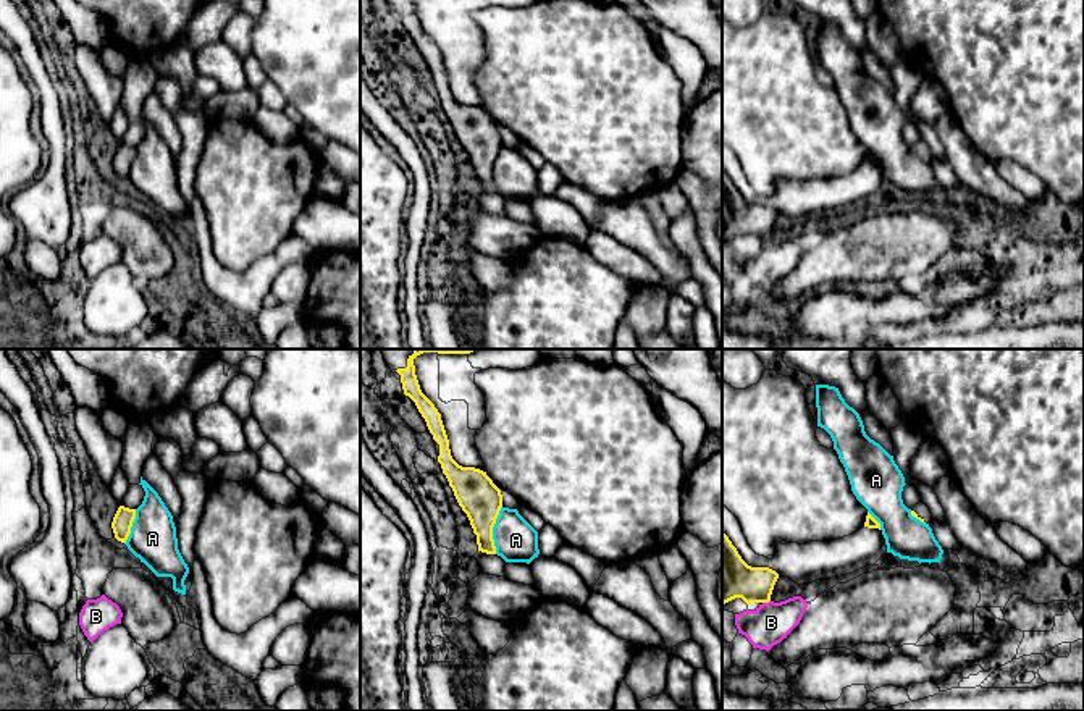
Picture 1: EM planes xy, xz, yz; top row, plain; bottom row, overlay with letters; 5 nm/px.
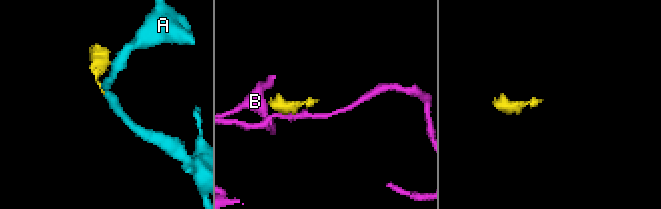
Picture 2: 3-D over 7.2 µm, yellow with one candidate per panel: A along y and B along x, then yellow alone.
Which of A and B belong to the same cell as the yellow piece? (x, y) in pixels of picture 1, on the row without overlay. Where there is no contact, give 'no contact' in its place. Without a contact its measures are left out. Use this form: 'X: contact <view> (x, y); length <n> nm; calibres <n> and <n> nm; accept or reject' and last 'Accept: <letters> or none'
A: contact xz (491, 168); length 240 nm; calibres 200 and 220 nm; reject
B: contact yz (766, 239); length 40 nm; calibres 240 and 200 nm; reject
Accept: none

